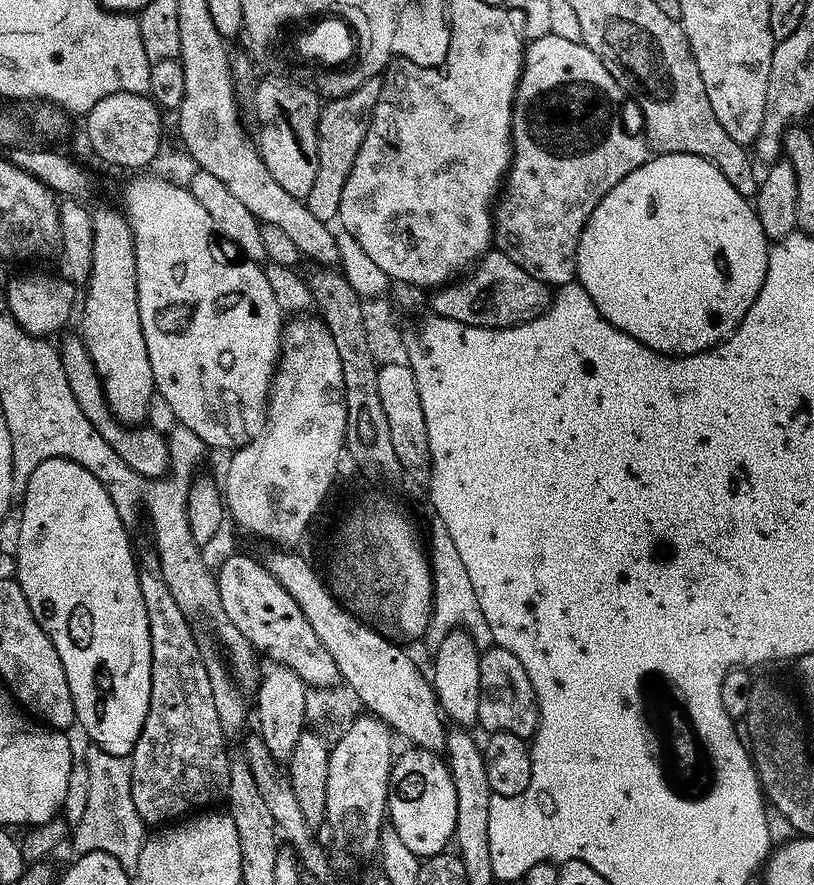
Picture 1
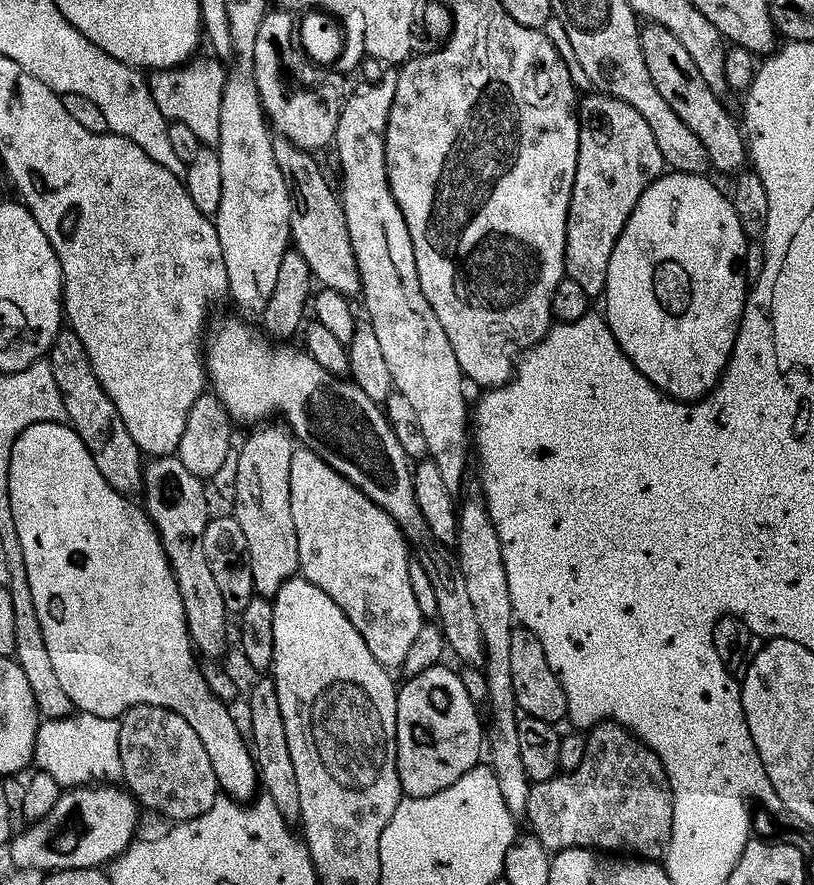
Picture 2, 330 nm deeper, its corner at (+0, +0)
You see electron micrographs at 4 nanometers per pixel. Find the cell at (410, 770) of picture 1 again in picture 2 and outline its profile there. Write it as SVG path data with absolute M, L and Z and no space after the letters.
M437 666L428 668L421 672L419 676L413 676L405 679L405 684L399 685L396 693L396 765L398 766L398 778L400 779L400 790L405 797L410 796L433 796L442 790L446 790L446 786L450 786L454 782L458 782L458 778L462 778L462 774L466 774L466 770L475 768L482 760L482 749L486 744L486 728L480 724L480 716L478 713L478 705L470 698L470 694L466 694L466 686L462 686L462 678L459 671L444 668L445 666Z

